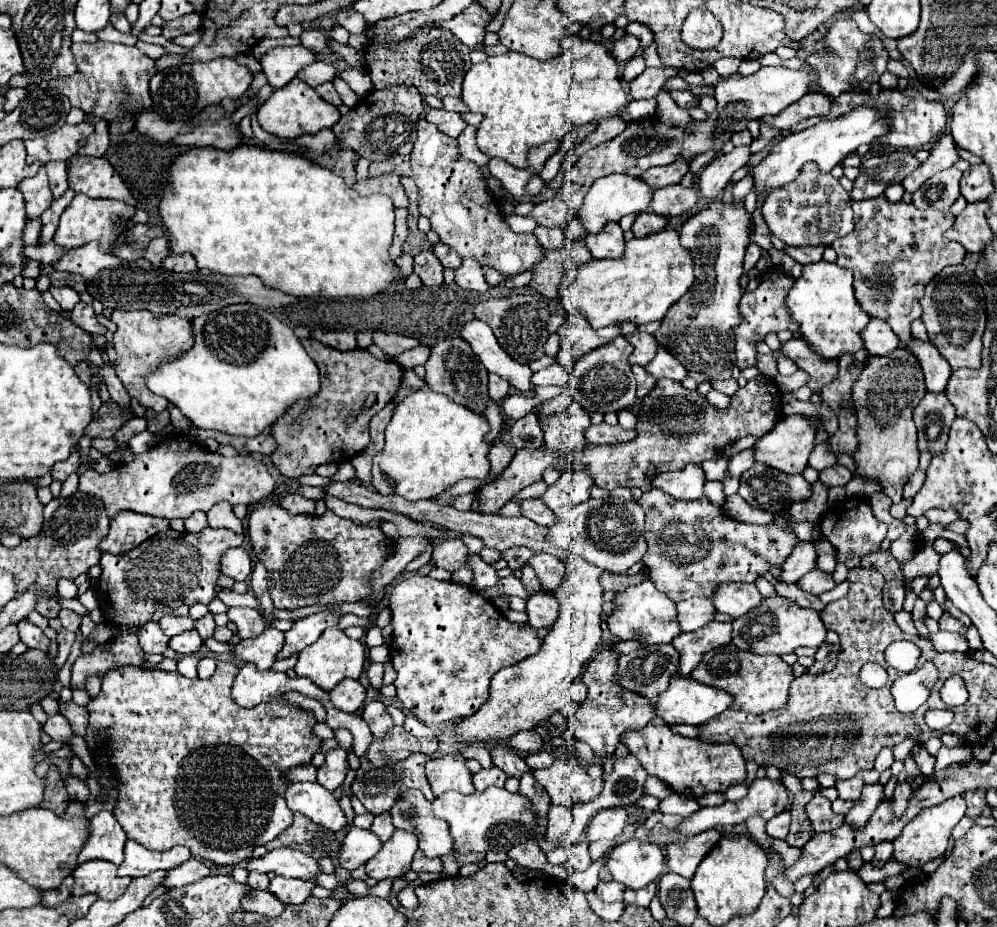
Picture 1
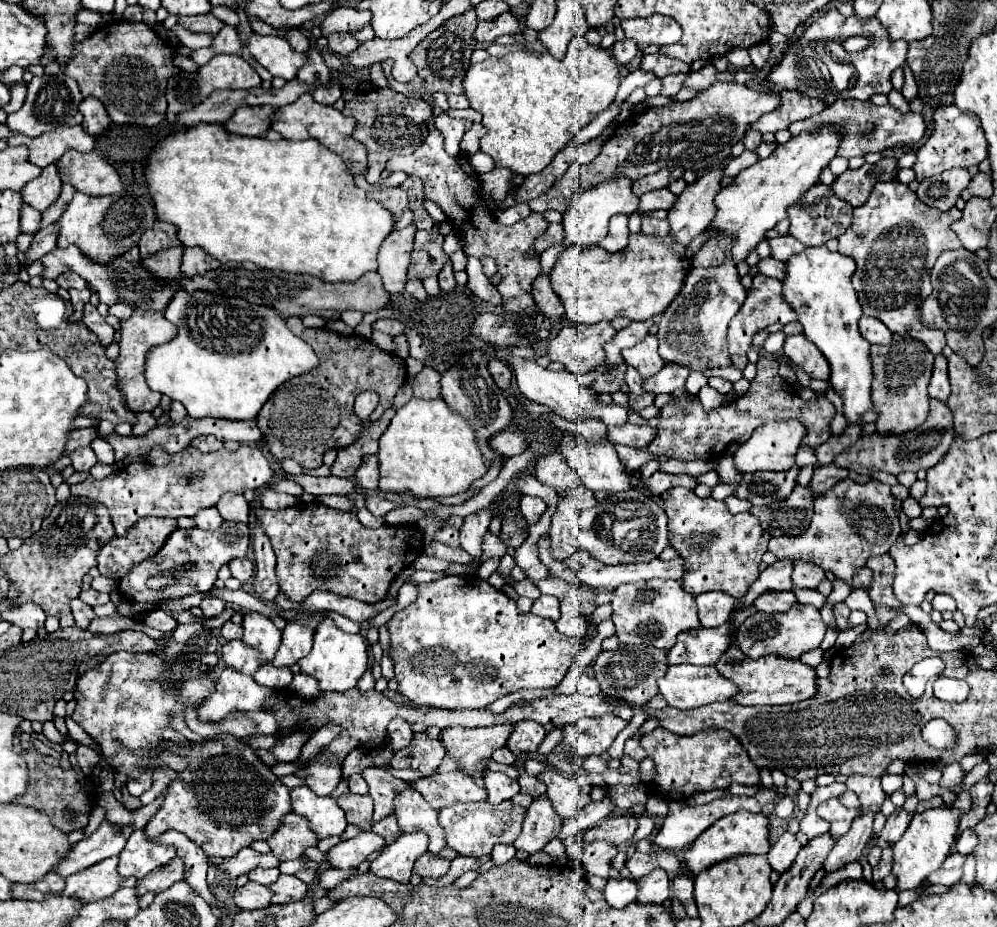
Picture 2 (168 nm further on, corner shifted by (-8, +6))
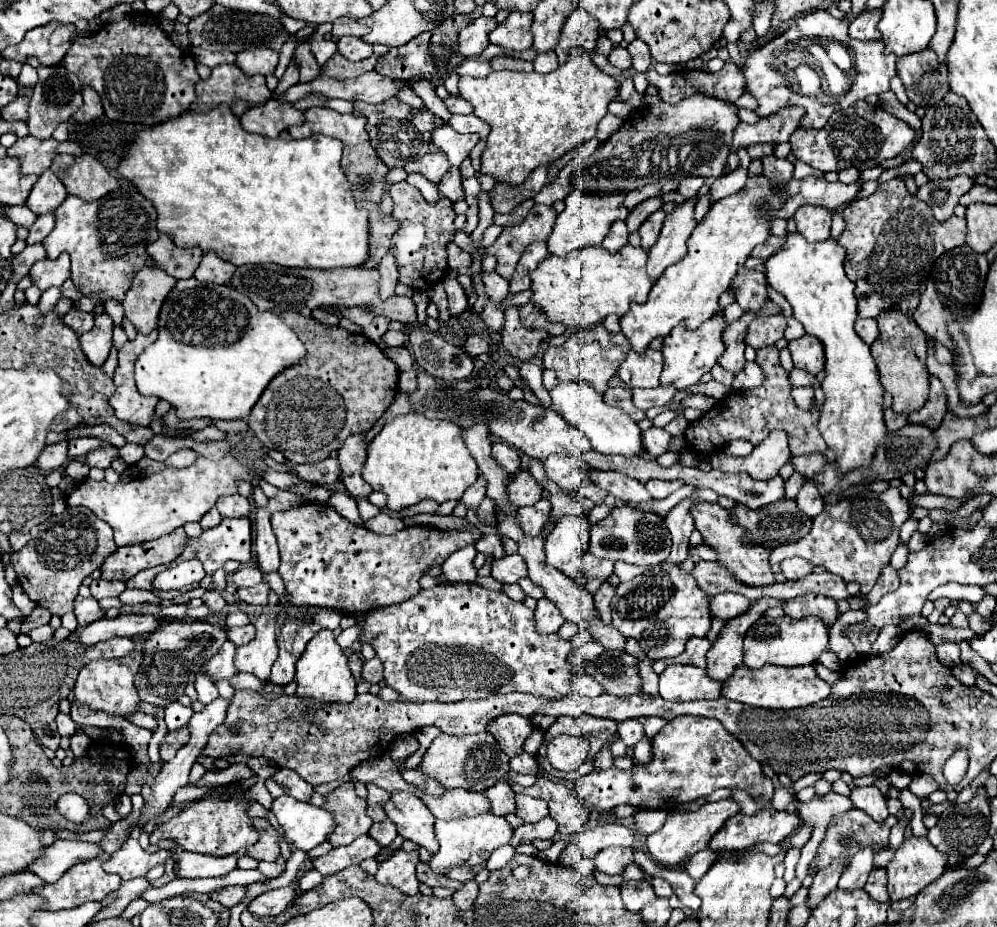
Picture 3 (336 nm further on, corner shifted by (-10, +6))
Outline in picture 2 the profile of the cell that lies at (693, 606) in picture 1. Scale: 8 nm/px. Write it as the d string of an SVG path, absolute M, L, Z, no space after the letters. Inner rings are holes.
M703 593L703 595L697 595L695 599L699 609L699 621L703 627L723 625L735 605L735 599L729 597L727 593Z

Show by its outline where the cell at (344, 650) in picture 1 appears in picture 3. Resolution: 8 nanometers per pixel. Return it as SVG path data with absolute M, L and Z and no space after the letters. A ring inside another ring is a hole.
M321 629L317 635L307 643L305 653L297 661L297 695L301 697L313 697L317 701L325 703L349 703L355 699L355 679L349 669L349 655L345 653L343 647L337 645L333 631Z

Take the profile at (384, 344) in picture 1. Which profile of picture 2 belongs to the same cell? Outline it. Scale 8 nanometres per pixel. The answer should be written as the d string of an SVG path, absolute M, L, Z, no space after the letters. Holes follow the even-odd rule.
M377 319L373 323L373 329L375 331L381 331L381 333L389 333L391 337L399 335L399 333L405 333L405 325L397 319Z

